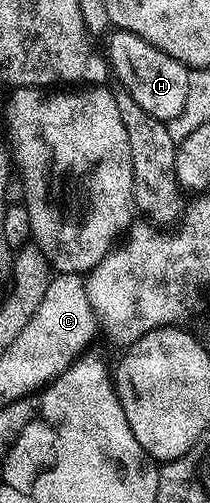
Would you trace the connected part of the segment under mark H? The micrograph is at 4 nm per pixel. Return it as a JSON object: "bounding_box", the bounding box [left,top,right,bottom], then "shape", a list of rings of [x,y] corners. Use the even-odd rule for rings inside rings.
{"bounding_box":[107,30,191,121],"shape":[[[112,30],[107,41],[107,55],[111,58],[111,67],[115,70],[116,77],[119,78],[119,87],[130,94],[133,101],[153,118],[164,121],[177,118],[181,109],[185,109],[191,71],[181,61],[169,57],[149,41],[128,31]]]}

